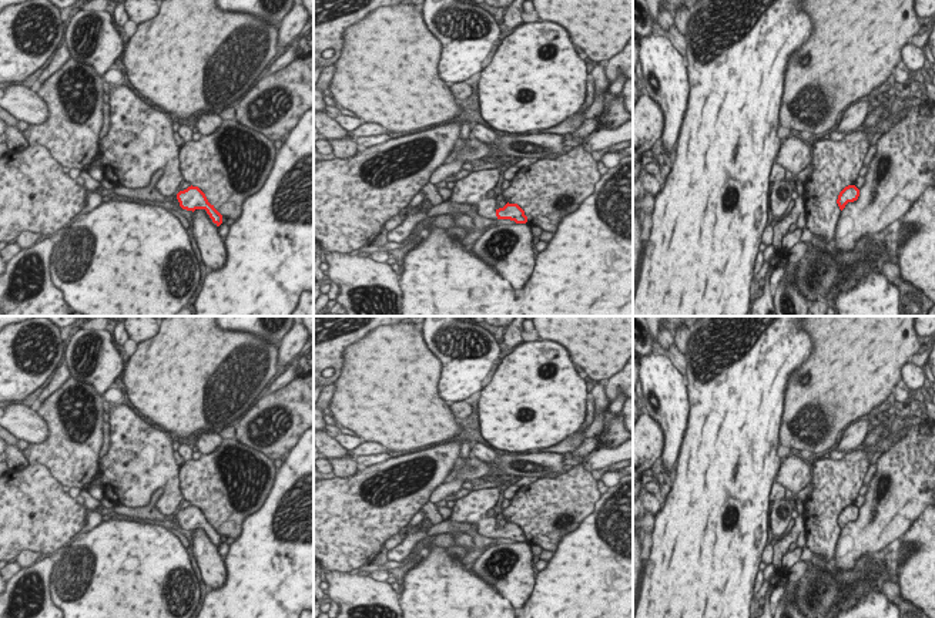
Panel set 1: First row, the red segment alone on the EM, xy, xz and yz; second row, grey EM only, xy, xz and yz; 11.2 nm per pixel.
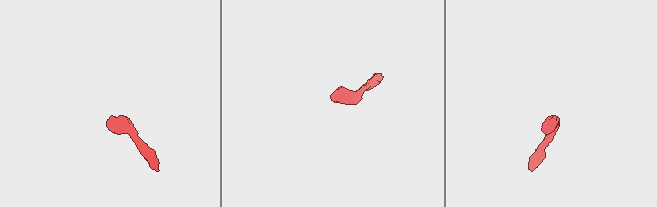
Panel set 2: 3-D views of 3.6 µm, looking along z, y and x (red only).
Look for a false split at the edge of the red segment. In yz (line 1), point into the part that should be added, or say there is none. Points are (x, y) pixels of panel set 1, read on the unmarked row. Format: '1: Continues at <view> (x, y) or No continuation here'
1: No continuation here.

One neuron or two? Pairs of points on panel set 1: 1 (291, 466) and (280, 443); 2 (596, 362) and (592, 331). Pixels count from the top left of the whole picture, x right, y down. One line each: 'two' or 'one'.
1: two
2: one

